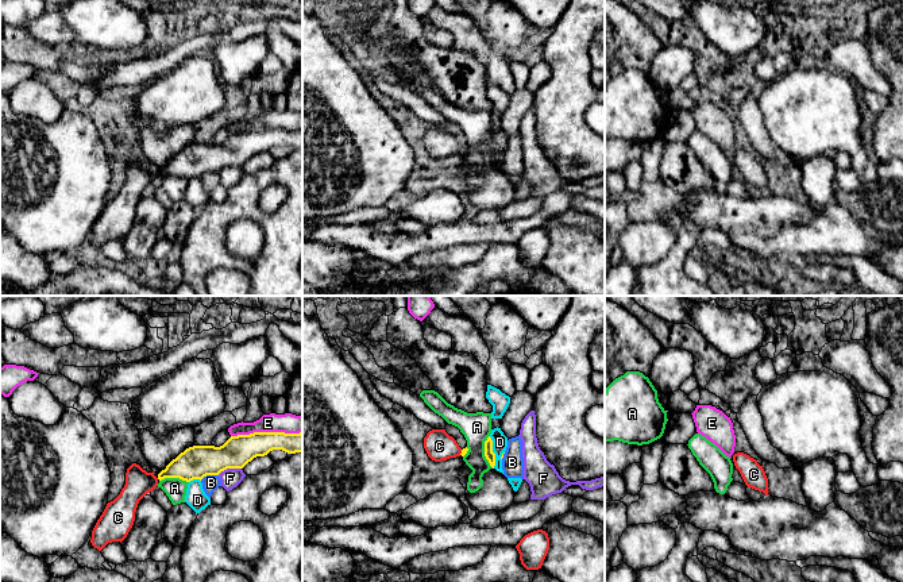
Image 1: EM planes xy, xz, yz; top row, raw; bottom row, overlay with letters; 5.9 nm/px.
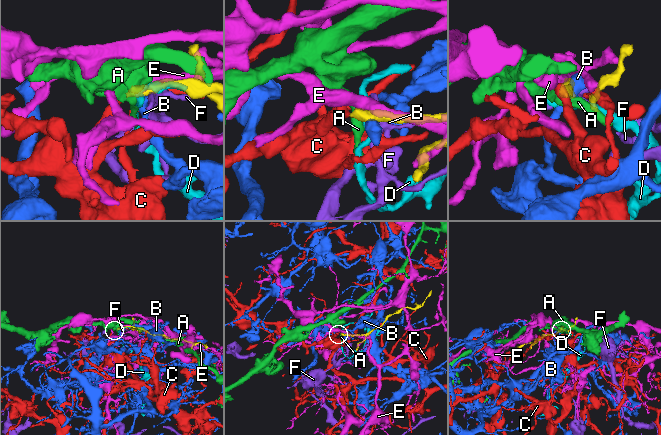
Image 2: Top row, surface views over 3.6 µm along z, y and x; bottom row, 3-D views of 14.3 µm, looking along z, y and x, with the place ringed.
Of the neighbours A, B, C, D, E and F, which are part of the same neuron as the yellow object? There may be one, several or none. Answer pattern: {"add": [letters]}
{"add": ["C"]}

